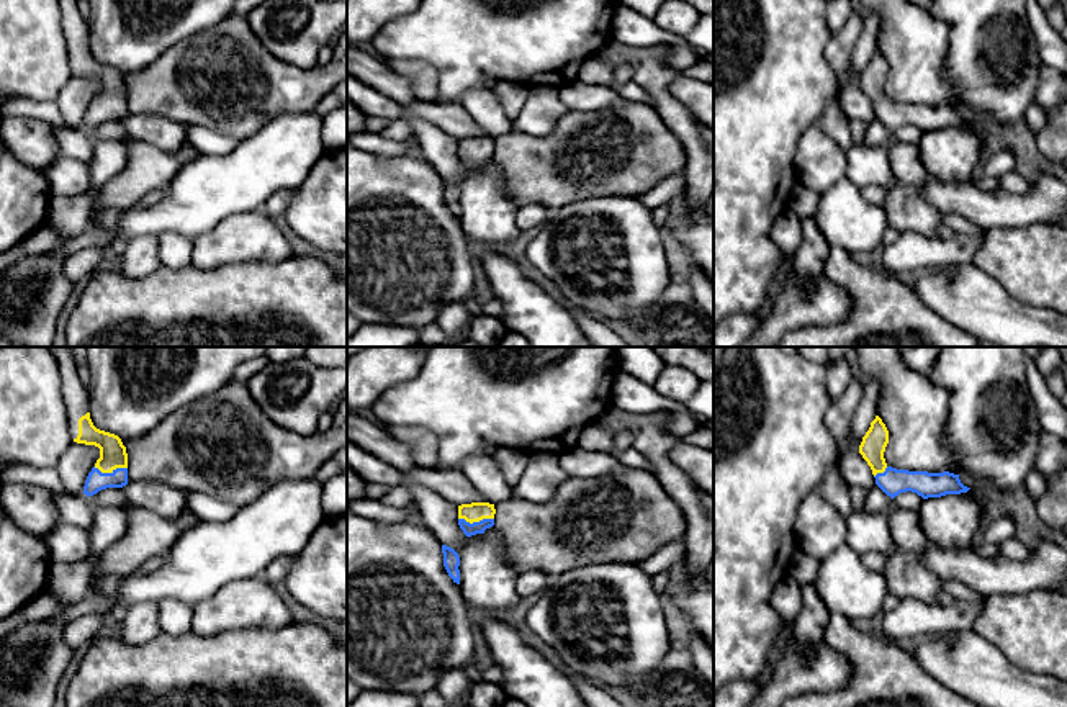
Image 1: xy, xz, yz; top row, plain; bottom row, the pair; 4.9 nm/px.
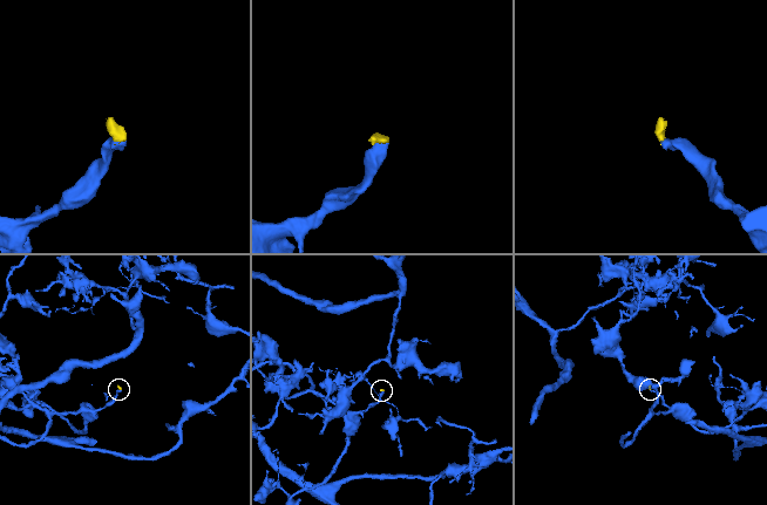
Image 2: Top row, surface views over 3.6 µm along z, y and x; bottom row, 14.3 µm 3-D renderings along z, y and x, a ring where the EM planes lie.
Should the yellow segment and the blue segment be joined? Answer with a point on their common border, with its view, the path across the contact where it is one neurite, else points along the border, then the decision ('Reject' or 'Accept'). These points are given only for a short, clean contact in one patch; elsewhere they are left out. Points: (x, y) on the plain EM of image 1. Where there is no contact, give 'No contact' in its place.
Touches yellow at xz (477, 154). Path across: xz (472, 146), (477, 154), (468, 162). Accept

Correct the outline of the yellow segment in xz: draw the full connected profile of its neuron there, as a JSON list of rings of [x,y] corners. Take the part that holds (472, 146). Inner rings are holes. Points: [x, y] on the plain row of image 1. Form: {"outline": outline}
{"outline": [[[471,136],[458,139],[458,159],[466,170],[484,167],[494,159],[494,137]]]}

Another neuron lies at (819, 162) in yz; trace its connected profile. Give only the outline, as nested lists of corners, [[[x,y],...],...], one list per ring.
[[[818,121],[807,124],[797,142],[795,172],[799,183],[818,195],[846,177],[844,151],[822,131]]]

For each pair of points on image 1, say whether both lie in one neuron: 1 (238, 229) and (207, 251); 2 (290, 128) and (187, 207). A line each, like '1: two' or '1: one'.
1: one
2: one

